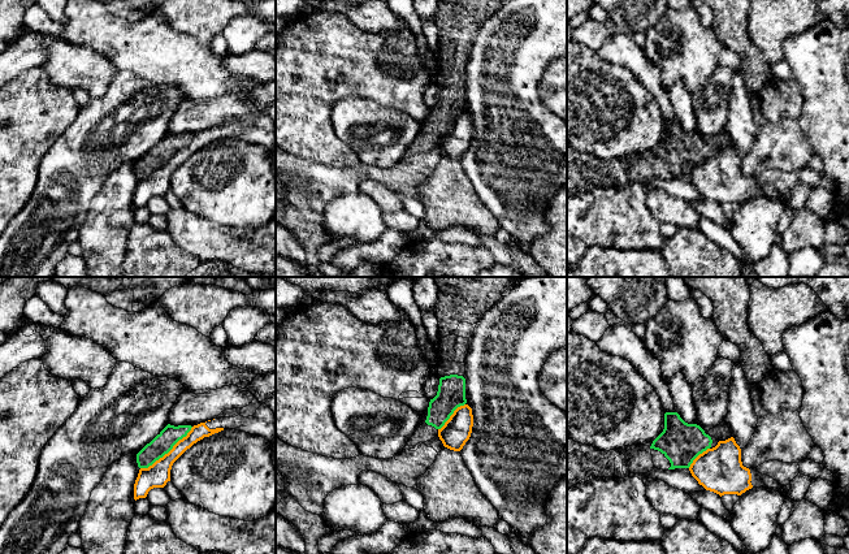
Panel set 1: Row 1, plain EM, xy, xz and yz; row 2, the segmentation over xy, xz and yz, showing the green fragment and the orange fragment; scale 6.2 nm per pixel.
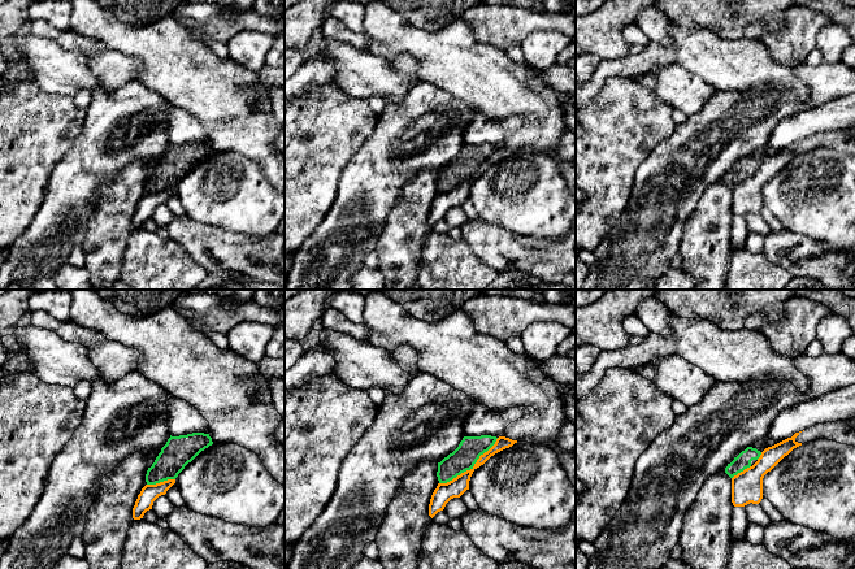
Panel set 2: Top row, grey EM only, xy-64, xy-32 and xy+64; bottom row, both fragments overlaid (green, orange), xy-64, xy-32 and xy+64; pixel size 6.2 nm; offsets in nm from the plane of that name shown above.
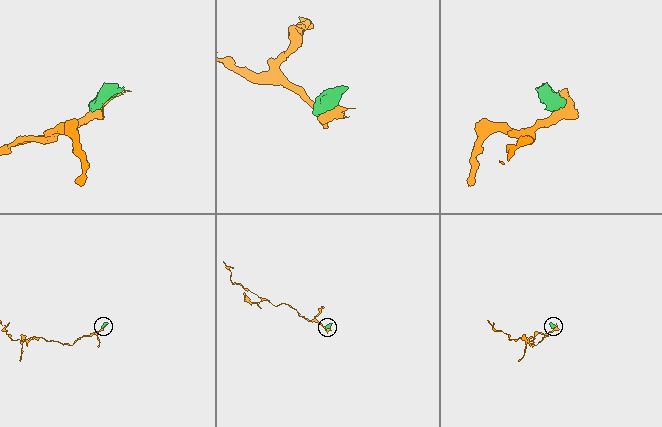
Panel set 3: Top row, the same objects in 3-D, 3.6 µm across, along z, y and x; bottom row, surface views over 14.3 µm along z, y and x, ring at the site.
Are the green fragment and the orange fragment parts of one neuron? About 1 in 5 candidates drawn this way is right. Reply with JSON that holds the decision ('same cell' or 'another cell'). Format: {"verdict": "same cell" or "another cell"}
{"verdict": "another cell"}

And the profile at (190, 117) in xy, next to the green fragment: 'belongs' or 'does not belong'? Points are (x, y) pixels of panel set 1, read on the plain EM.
does not belong

